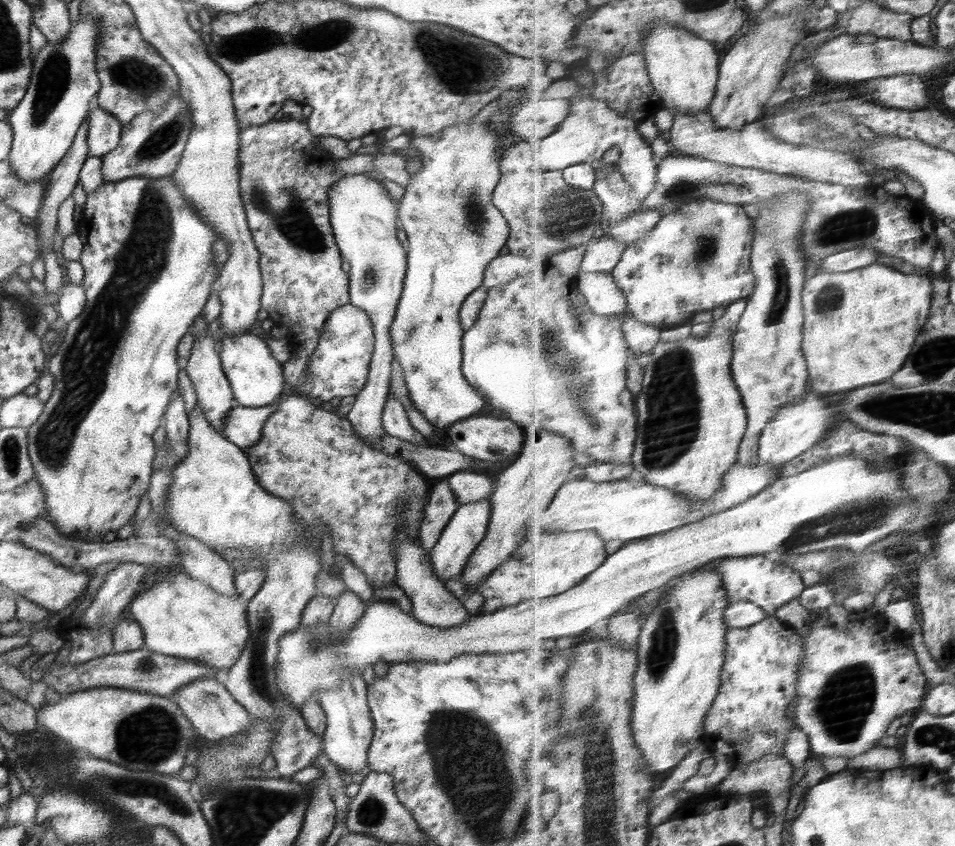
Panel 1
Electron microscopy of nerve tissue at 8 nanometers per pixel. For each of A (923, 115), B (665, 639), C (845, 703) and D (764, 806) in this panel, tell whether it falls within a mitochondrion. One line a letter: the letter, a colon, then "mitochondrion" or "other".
A: other
B: mitochondrion
C: mitochondrion
D: other

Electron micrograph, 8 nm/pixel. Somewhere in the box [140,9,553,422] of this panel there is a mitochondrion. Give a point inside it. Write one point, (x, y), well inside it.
(240, 46)

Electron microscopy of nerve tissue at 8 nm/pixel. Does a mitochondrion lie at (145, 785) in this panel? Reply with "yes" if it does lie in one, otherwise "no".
yes

